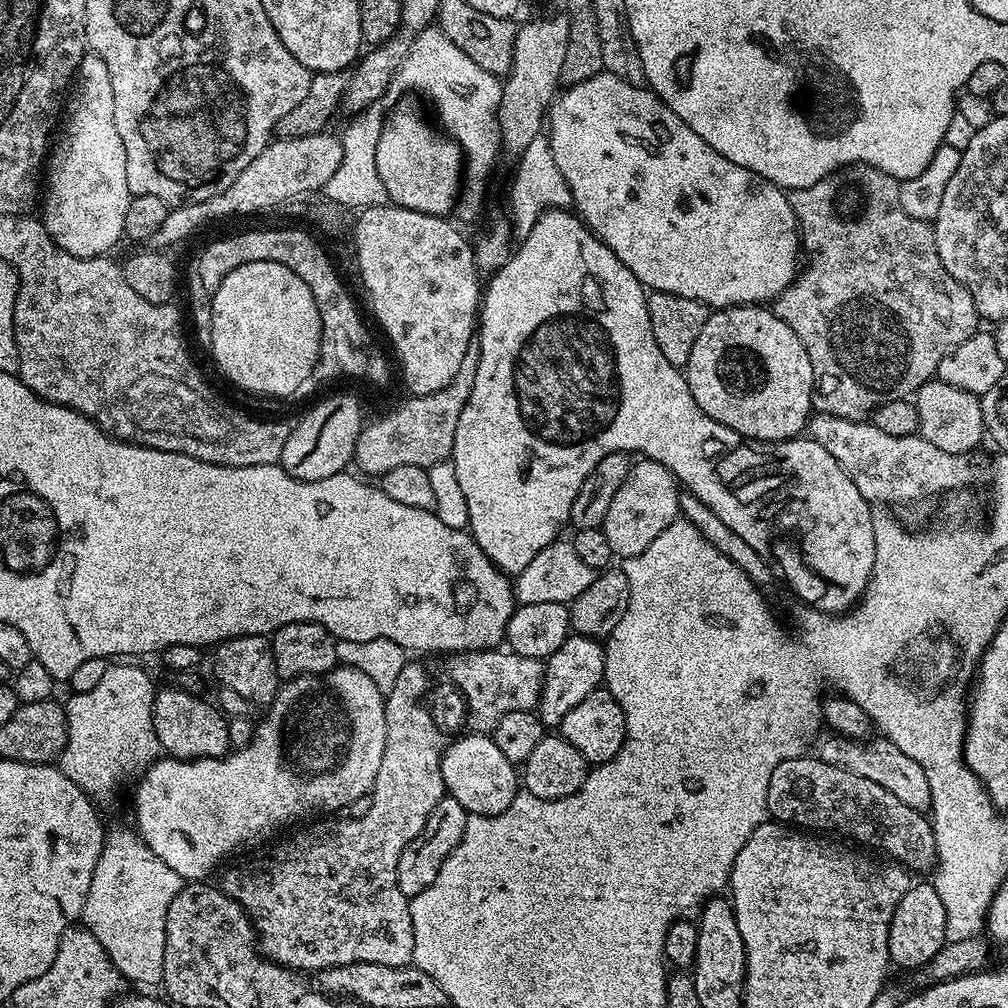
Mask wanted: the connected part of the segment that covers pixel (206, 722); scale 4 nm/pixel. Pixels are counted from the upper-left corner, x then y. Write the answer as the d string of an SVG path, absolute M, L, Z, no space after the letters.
M157 687L154 706L154 734L158 734L161 749L178 760L201 760L204 756L227 756L228 719L211 699L203 700L184 688Z

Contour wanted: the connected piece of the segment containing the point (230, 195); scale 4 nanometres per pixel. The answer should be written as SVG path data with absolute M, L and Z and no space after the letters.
M325 130L318 134L310 134L306 138L285 136L273 139L264 147L262 154L258 154L258 158L254 158L254 162L250 162L250 166L246 166L242 174L238 174L234 183L226 186L226 190L222 190L222 194L214 194L214 198L206 198L197 204L182 204L173 207L166 214L166 222L162 222L162 230L158 230L158 234L154 234L154 238L150 241L151 247L156 250L168 250L171 249L171 244L180 244L187 236L194 235L207 220L224 220L227 216L252 216L255 212L266 211L267 208L276 210L282 202L286 202L286 198L294 198L294 194L323 190L326 182L330 182L334 170L338 170L338 165L342 162L340 136L336 134L331 136L330 133L331 131Z

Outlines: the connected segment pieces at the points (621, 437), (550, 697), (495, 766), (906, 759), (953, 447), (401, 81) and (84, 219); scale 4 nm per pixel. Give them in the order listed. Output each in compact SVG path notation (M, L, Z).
M550 208L543 212L538 218L538 222L534 222L534 226L530 230L530 234L526 234L519 241L518 247L508 257L508 261L500 267L496 272L491 273L489 282L482 292L482 303L480 306L480 315L478 317L478 343L480 345L480 357L478 358L478 374L474 374L474 390L470 394L470 398L466 402L466 406L462 410L462 418L458 418L458 430L454 430L454 446L452 447L451 461L454 470L458 470L458 483L462 486L462 495L466 498L466 510L468 511L468 526L467 531L471 532L472 537L478 542L478 546L486 554L486 558L490 558L490 562L499 568L505 574L515 574L526 566L526 562L532 561L534 554L538 554L538 550L542 550L546 546L550 546L561 535L560 527L563 524L569 523L568 515L570 514L570 506L574 506L574 498L578 498L578 490L582 486L582 482L586 482L586 474L590 474L590 470L594 470L594 466L598 466L598 462L602 462L602 458L606 458L606 454L614 454L615 452L626 452L629 454L639 454L641 457L657 460L662 466L666 466L666 470L670 470L676 475L677 481L691 495L696 496L706 506L710 506L710 510L714 510L714 514L718 514L718 518L722 518L722 522L726 522L726 526L730 526L730 530L734 530L734 534L738 534L738 538L742 538L749 544L754 546L754 550L758 550L758 554L767 558L780 572L784 575L786 583L792 587L792 592L800 600L805 600L805 605L811 606L818 612L830 612L833 614L843 614L853 607L863 597L866 586L872 577L874 570L874 522L872 521L873 505L860 493L858 486L854 486L854 482L850 478L850 474L846 474L846 470L842 470L842 466L838 466L838 462L834 462L834 454L830 454L830 450L826 450L826 446L822 446L818 441L811 438L793 438L790 440L777 440L775 442L765 442L763 440L745 440L739 436L734 430L730 430L726 426L722 426L722 422L714 422L714 418L710 418L702 410L702 406L698 406L698 402L694 402L694 394L690 394L690 386L688 385L687 375L681 369L670 366L670 362L666 362L665 356L662 355L662 350L658 350L658 342L654 342L654 330L650 330L650 310L648 309L648 292L638 278L634 278L634 274L630 274L630 270L626 270L626 266L614 254L614 250L610 250L605 246L595 234L586 227L583 220L575 211L565 210L562 208Z
M569 634L558 650L554 650L544 666L544 681L540 691L538 715L545 729L559 729L562 718L604 683L604 644L588 636Z
M467 735L458 737L453 744L451 741L444 749L440 759L442 762L444 791L454 798L454 802L461 804L473 816L497 816L502 814L502 810L506 810L510 806L510 802L514 802L518 791L517 765L510 763L506 758L506 754L502 754L502 750L498 750L498 746L494 746L491 735Z
M828 734L828 737L818 744L815 745L817 748L814 748L814 752L822 762L845 768L850 774L870 778L870 782L878 782L878 786L890 790L890 794L894 794L898 802L906 802L906 806L922 813L929 811L934 797L928 788L926 770L922 770L922 766L918 766L918 762L914 762L910 754L902 754L902 750L898 750L898 746L894 746L889 740L883 738L869 738L865 741L846 740L843 736Z
M933 378L918 389L914 403L918 410L919 436L938 446L938 450L946 450L946 454L966 456L975 453L975 448L986 440L980 397L973 392L958 390L958 386L950 386L938 378Z
M429 26L412 38L408 57L384 94L383 103L388 106L395 105L403 97L400 96L403 92L425 92L432 99L438 124L440 119L439 127L460 145L460 151L464 153L466 175L458 197L458 213L464 220L472 220L479 214L488 179L496 168L496 159L502 156L500 127L496 117L501 87L497 77L482 70L478 62L462 54L462 50L458 50L458 46L446 38L439 26Z
M85 54L80 67L76 69L74 87L66 104L66 119L63 124L64 133L57 144L55 141L50 152L52 173L49 176L47 173L46 176L42 219L50 238L54 238L54 242L62 246L62 250L78 258L103 256L111 253L111 248L119 240L125 239L126 206L130 193L126 182L126 150L122 150L122 138L118 138L118 126L114 126L114 86L110 86L110 70L106 70L106 62L102 62L102 58L95 54Z

